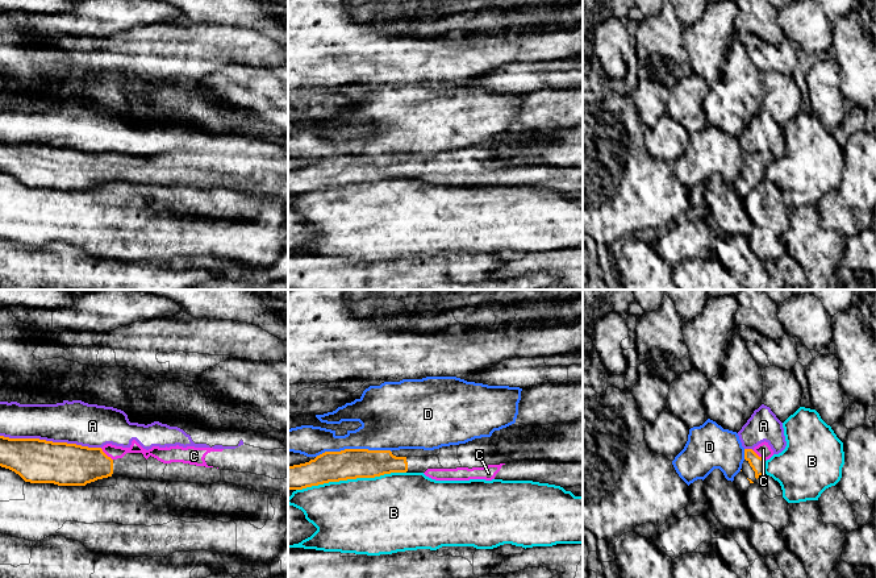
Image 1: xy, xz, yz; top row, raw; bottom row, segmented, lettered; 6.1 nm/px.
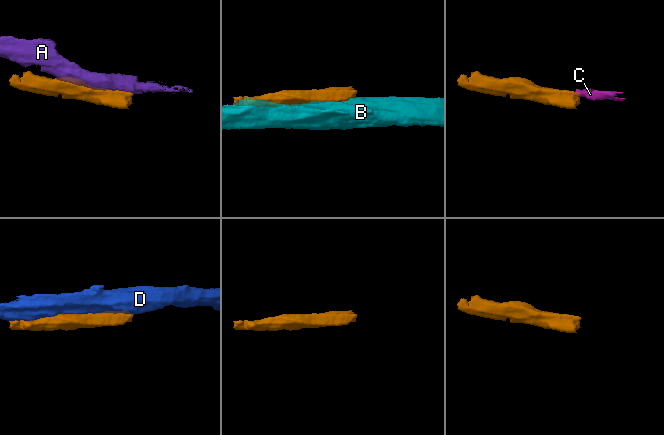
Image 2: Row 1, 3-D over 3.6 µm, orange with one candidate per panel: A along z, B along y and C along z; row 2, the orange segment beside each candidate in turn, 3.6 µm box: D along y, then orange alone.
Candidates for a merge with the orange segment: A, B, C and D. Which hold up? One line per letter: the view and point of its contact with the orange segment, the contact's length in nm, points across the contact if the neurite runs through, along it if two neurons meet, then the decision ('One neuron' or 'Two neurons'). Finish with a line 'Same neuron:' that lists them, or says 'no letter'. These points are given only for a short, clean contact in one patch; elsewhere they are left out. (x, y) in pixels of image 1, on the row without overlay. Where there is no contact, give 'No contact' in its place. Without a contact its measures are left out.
A: Touches orange at xy (50, 146). Shared border 600 nm. Two neurons
B: Touches orange at xz (350, 183). Shared border 700 nm. Two neurons
C: Touches orange at xy (105, 159). Shared border 110 nm. Path across: xy (66, 169), (96, 169), (105, 159), (115, 157). One neuron
D: Touches orange at xz (353, 154). Shared border 460 nm. Two neurons
Same neuron: C

